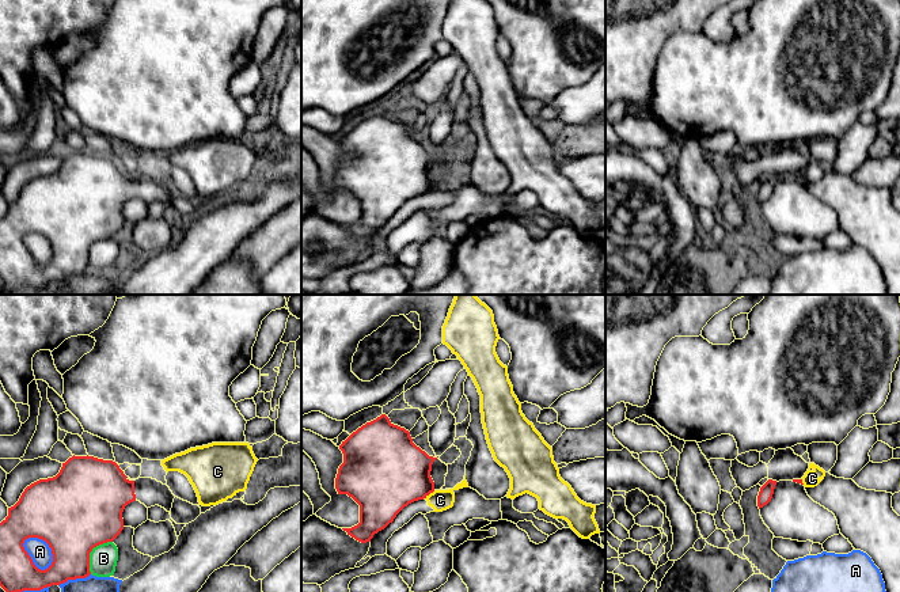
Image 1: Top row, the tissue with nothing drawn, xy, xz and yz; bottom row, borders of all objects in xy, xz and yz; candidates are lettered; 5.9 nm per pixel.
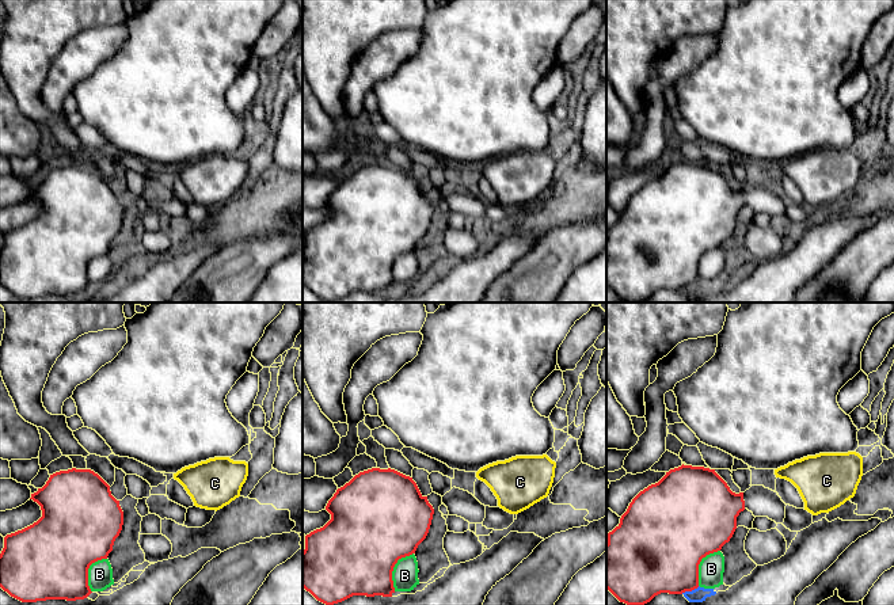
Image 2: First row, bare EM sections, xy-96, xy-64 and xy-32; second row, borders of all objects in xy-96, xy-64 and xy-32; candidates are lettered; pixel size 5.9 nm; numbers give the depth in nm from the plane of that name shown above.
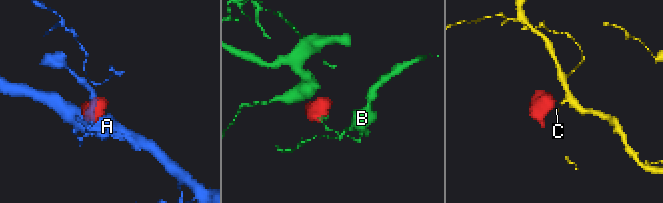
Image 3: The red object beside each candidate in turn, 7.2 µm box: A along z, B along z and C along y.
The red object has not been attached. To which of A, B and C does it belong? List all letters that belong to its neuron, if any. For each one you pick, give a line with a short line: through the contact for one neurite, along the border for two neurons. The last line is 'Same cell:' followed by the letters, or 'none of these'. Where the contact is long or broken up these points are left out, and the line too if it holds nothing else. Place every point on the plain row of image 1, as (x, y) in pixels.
Same cell: none of these

